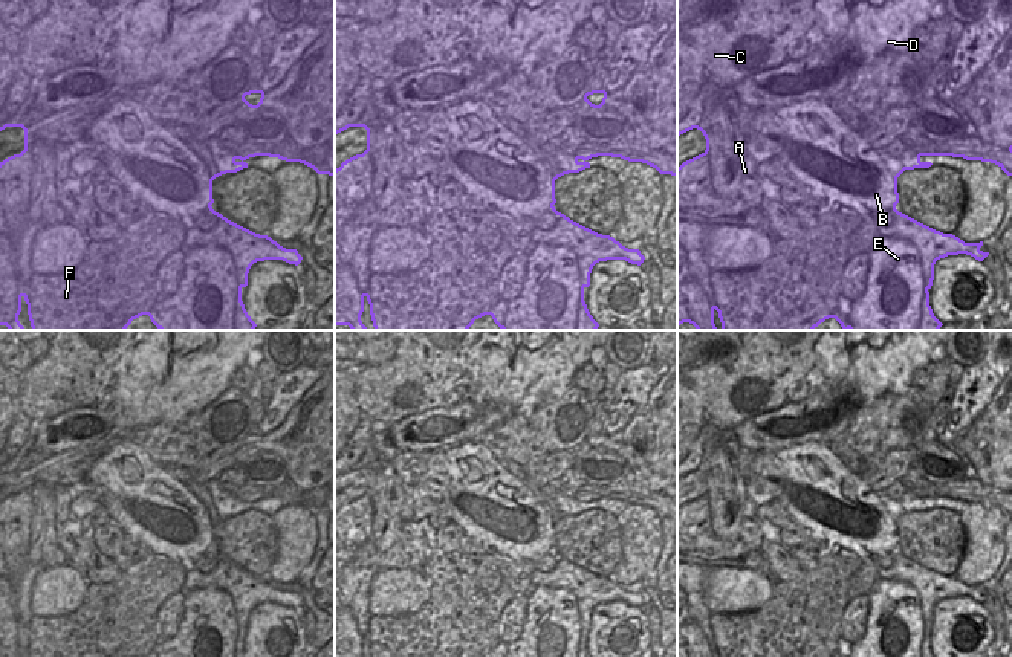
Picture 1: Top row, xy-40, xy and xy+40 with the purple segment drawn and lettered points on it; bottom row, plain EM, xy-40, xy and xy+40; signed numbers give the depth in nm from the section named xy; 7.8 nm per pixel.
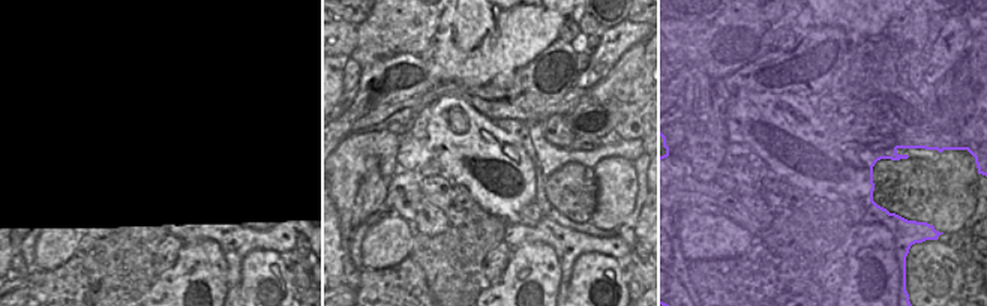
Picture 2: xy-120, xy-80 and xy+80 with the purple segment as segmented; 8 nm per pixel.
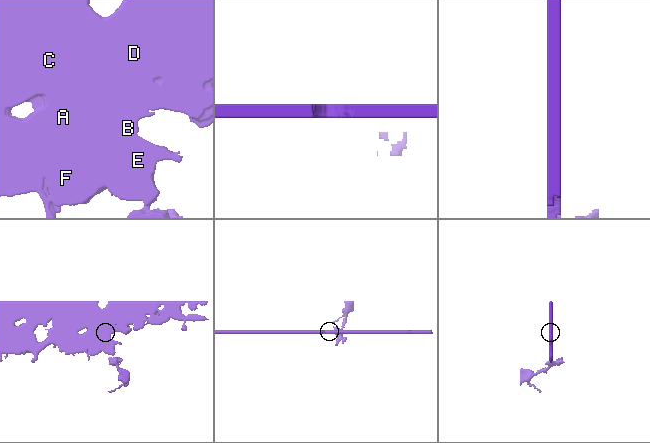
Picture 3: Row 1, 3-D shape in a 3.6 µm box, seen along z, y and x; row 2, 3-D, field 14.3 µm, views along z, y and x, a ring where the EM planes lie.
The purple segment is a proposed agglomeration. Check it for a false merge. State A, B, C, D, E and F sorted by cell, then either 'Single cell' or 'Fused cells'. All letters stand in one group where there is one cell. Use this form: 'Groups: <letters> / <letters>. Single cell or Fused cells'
Groups: A B C D F / E. Fused cells.

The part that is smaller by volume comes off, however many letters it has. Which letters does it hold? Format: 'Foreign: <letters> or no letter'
Foreign: E

